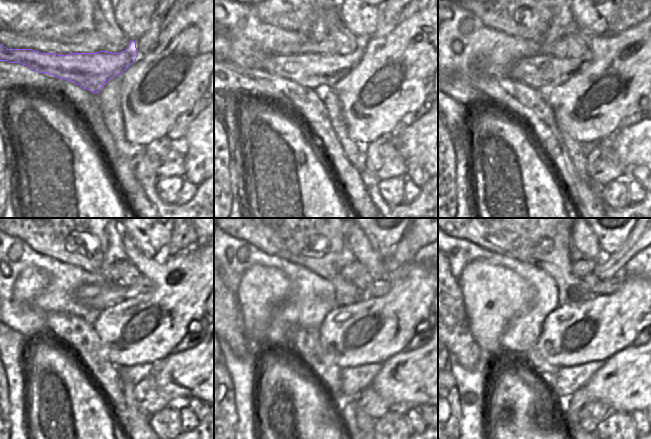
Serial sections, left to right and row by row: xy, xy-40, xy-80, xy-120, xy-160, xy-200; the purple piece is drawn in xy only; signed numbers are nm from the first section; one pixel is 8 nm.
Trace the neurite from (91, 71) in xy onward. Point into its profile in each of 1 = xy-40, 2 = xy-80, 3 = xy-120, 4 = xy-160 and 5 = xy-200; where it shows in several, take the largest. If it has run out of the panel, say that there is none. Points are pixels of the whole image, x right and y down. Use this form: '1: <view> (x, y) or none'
1: xy-40 (317, 71)
2: xy-80 (542, 72)
3: xy-120 (101, 296)
4: xy-160 (379, 288)
5: xy-200 (608, 287)

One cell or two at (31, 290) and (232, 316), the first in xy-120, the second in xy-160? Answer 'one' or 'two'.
two

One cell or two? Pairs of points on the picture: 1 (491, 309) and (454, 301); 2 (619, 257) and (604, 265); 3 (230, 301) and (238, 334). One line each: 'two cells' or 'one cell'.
1: two cells
2: one cell
3: one cell

